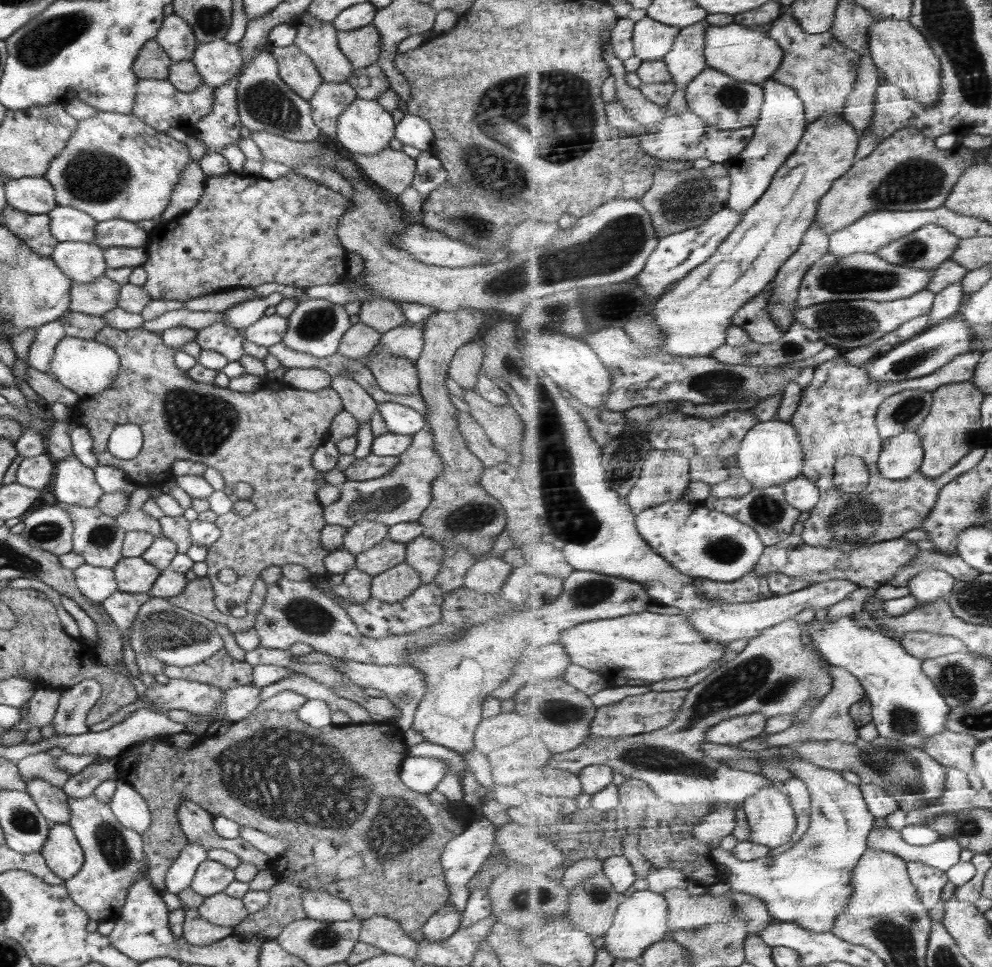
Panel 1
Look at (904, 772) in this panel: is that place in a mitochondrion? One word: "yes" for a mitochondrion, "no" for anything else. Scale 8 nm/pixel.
yes

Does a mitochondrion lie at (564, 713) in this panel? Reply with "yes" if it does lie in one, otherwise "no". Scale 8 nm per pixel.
yes

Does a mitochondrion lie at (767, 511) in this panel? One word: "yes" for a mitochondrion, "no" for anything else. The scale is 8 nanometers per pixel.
yes

